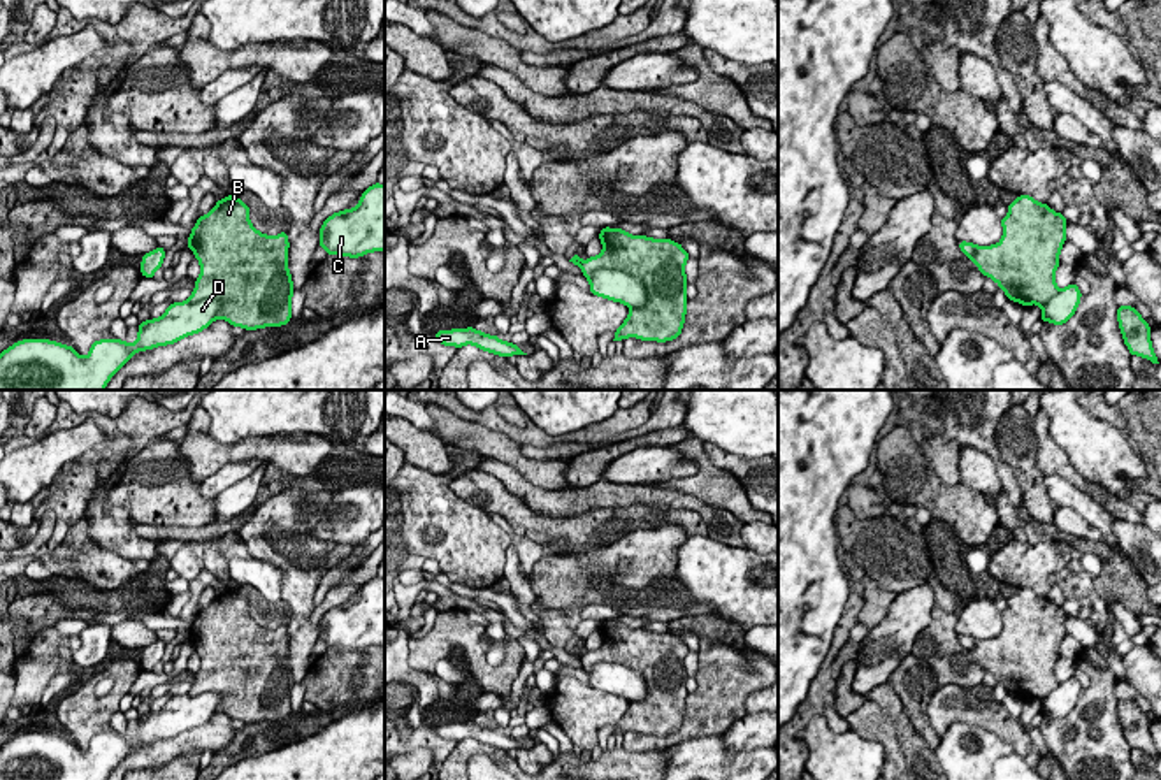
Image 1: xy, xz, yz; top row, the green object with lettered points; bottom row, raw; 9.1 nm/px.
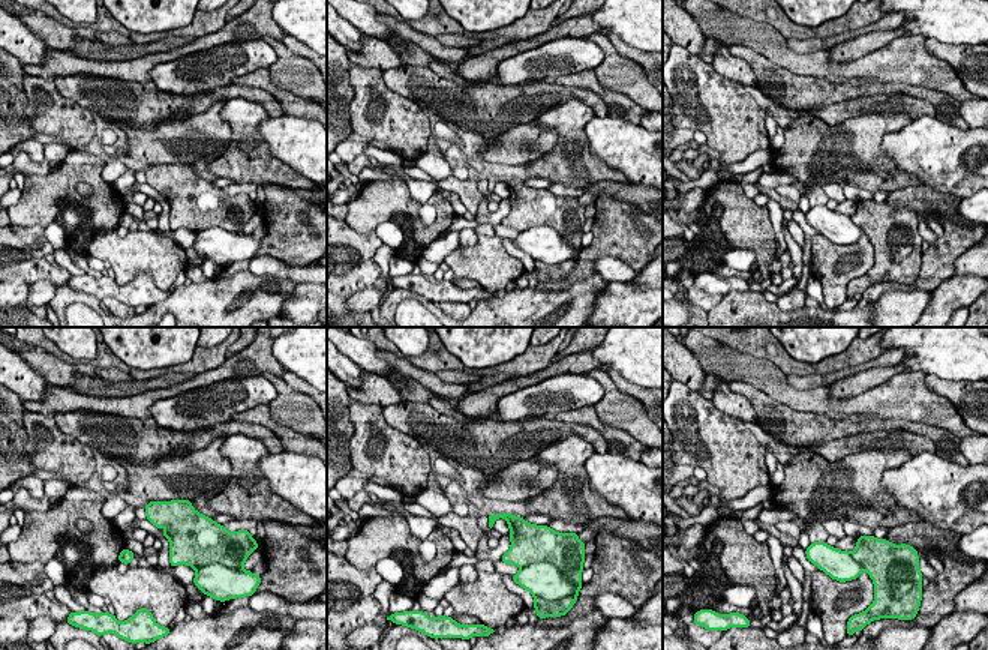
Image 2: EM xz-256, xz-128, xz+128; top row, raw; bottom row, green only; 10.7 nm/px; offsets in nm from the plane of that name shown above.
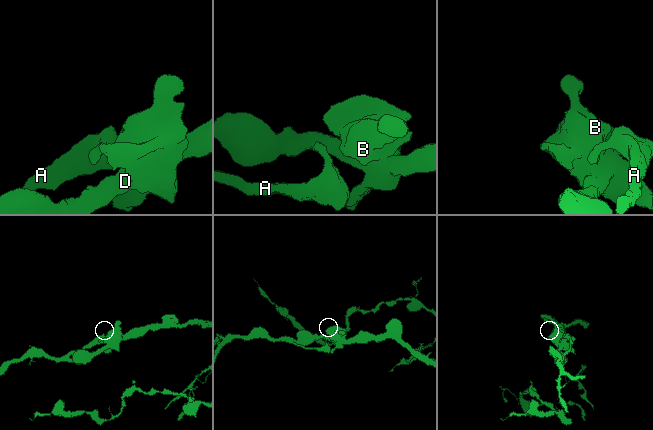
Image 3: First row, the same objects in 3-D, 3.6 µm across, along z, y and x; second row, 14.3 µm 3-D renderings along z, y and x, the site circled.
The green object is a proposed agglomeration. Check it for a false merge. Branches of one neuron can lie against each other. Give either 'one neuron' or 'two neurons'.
two neurons

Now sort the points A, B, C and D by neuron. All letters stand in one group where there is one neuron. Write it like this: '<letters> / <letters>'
A C D / B

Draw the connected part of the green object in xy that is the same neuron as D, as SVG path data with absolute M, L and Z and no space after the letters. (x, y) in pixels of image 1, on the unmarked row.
M220 692L172 696L160 711L139 717L133 738L100 733L86 750L49 733L18 734L0 747L0 780L107 780L137 745L202 726L216 713L220 701Z

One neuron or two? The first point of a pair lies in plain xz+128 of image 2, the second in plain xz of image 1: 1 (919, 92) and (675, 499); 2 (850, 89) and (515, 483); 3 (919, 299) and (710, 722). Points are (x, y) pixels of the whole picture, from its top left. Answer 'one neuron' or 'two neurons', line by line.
1: one neuron
2: one neuron
3: two neurons

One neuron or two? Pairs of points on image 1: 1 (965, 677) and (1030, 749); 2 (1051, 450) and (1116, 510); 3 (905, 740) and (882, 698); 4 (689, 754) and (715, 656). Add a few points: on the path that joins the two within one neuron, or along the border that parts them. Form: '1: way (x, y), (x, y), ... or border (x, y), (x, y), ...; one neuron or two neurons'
1: border (980, 682), (972, 687), (940, 686); two neurons
2: way (1065, 468), (1081, 483), (1098, 492); one neuron
3: way (905, 729), (893, 708); one neuron
4: border (721, 735), (692, 736), (666, 749); two neurons

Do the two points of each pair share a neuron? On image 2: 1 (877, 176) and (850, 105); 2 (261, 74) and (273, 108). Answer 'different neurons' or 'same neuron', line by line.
1: different neurons
2: different neurons

